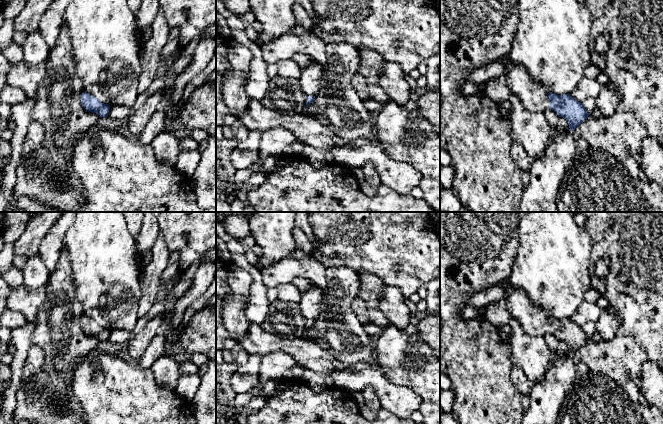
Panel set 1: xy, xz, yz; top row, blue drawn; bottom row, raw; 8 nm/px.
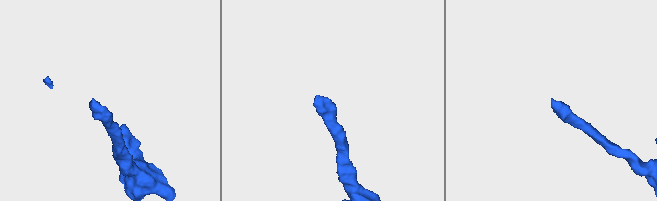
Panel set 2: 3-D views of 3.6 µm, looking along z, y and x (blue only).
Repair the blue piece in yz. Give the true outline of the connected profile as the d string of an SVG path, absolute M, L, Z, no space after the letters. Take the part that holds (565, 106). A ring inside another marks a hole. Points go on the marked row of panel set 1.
M508 56L498 58L504 67L503 75L508 85L522 105L533 112L544 112L552 109L559 117L566 119L569 130L574 131L590 115L583 103L575 100L570 94L556 95L542 84L538 84L530 72L509 62Z

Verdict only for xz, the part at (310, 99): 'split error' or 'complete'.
split error

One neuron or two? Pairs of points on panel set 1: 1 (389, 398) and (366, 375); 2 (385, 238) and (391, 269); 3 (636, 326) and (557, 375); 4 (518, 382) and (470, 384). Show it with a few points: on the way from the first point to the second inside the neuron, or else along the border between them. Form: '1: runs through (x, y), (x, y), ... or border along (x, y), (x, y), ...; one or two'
1: runs through (384, 393), (372, 380); one
2: runs through (391, 246), (391, 261); one
3: border along (572, 355), (576, 362); two
4: border along (512, 365), (510, 380), (522, 394); two

